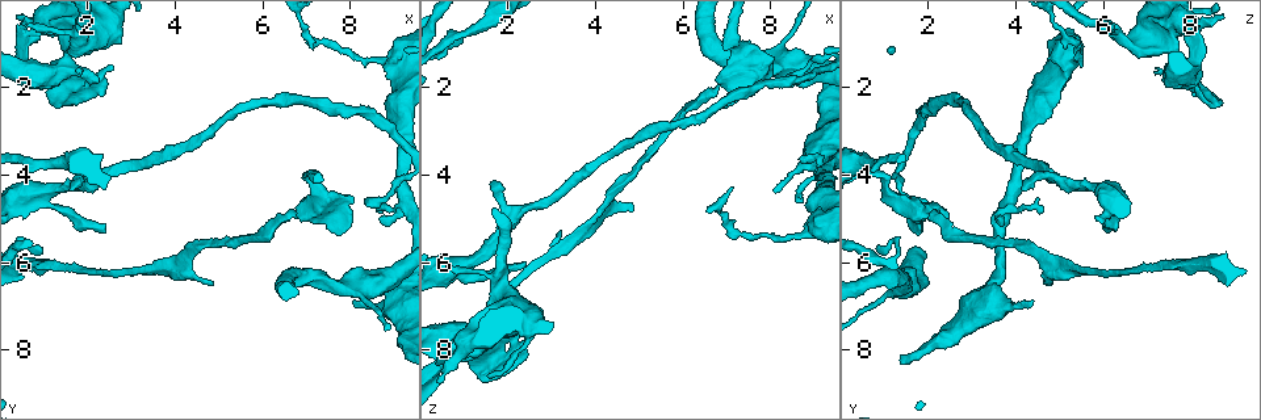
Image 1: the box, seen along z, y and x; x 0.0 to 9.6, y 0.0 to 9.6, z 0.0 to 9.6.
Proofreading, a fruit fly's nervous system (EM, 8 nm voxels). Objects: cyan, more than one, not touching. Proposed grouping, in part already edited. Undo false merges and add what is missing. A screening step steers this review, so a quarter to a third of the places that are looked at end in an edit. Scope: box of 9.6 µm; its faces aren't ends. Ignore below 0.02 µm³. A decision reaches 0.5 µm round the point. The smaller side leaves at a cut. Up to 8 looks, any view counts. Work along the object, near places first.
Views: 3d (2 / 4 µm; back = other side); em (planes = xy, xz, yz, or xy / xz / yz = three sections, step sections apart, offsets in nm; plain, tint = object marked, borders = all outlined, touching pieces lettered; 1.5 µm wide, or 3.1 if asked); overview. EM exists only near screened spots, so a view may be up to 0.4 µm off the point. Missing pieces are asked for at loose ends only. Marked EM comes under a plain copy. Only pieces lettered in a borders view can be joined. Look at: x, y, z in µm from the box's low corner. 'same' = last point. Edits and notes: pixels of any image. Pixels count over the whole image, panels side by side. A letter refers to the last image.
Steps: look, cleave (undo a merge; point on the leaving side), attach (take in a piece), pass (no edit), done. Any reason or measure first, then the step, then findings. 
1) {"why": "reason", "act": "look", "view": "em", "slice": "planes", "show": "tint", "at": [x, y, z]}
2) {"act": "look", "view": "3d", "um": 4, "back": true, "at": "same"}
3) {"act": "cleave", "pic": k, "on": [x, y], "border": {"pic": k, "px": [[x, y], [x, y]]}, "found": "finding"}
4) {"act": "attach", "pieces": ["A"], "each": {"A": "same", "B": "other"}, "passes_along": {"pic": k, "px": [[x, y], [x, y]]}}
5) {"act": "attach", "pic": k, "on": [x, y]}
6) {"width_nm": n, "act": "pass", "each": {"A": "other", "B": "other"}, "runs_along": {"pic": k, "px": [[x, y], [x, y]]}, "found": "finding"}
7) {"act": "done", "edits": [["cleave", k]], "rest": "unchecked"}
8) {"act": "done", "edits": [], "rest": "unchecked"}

{"why": "branch stops here", "act": "look", "view": "3d", "um": 4, "at": [8.80, 6.45, 1.95]}

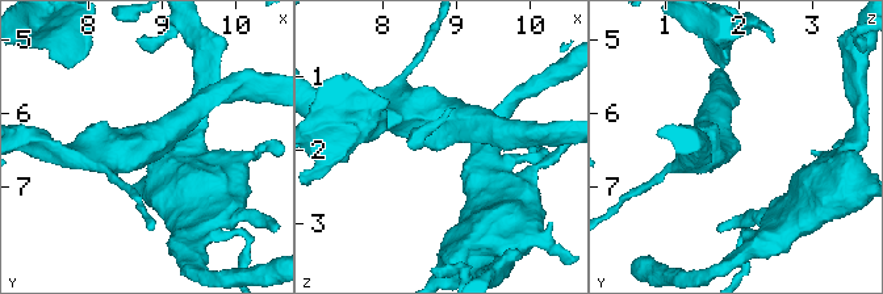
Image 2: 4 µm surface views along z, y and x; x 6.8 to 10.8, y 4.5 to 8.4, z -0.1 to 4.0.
{"act": "look", "view": "em", "slice": "planes", "show": "borders", "at": [8.80, 6.45, 1.95]}

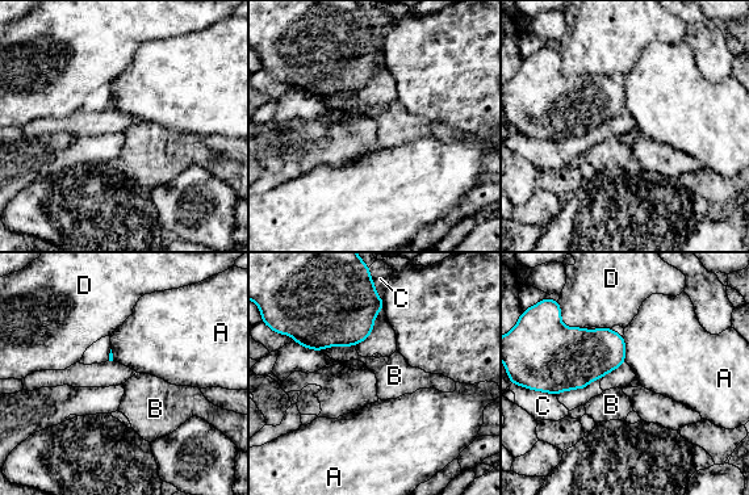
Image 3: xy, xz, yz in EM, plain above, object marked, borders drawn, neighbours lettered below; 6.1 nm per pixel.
{"act": "pass", "each": {"A": "other", "B": "other", "C": "other", "D": "other"}, "border": {"pic": 3, "px": [[622, 335], [626, 361]]}, "found": "no lettered piece goes on from it"}

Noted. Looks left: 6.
{"act": "look", "view": "3d", "um": 4, "at": [7.00, 5.05, 2.45]}

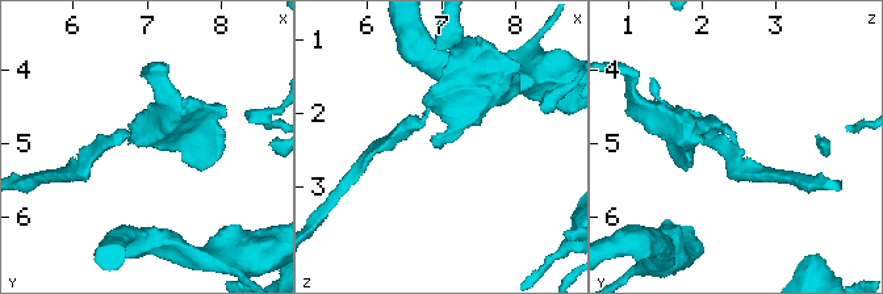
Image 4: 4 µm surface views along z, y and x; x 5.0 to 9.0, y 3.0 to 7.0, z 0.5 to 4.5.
{"why": "need the tissue", "act": "look", "view": "em", "slice": "xy", "step": 4, "show": "borders", "at": [7.00, 5.05, 2.50]}

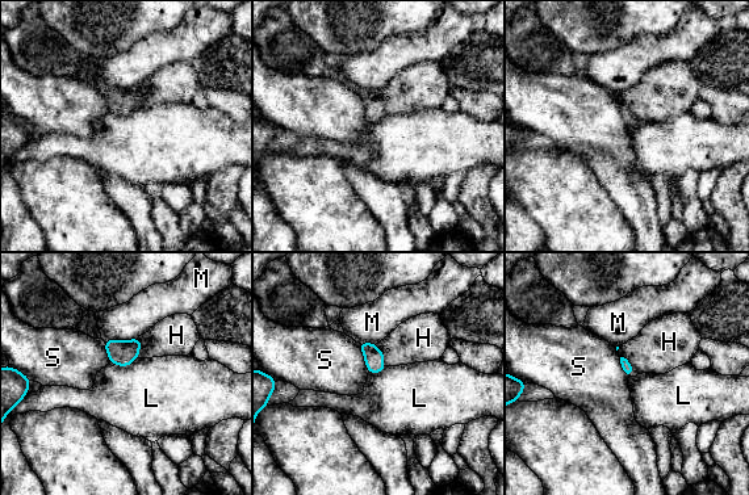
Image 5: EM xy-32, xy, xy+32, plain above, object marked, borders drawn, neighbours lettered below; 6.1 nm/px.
{"act": "pass", "each": {"H": "other", "L": "other", "M": "other", "S": "other"}, "border": {"pic": 5, "px": [[620, 356], [630, 363], [631, 376]]}, "found": "no lettered piece goes on from it"}

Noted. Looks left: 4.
{"why": "a fork", "act": "look", "view": "em", "slice": "planes", "show": "borders", "at": [0.80, 4.60, 6.25]}

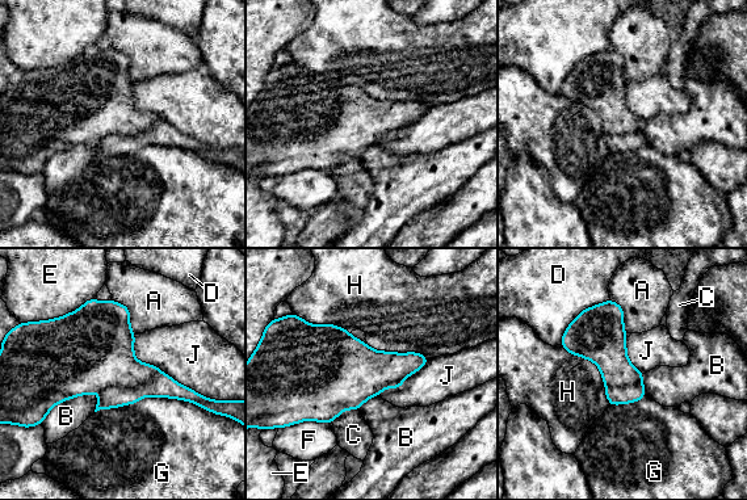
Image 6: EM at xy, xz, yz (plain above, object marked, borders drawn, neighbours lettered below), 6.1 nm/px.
{"act": "cleave", "pic": 6, "on": [160, 385], "each": {"A": "other", "B": "other", "C": "other", "D": "other", "E": "other", "F": "other", "G": "other", "H": "other", "J": "other"}, "border": {"pic": 6, "px": [[160, 372], [134, 387], [99, 391]]}, "found": "two cells meet here"}

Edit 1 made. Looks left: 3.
{"act": "done", "edits": [["cleave", 6]], "rest": "unchecked"}

